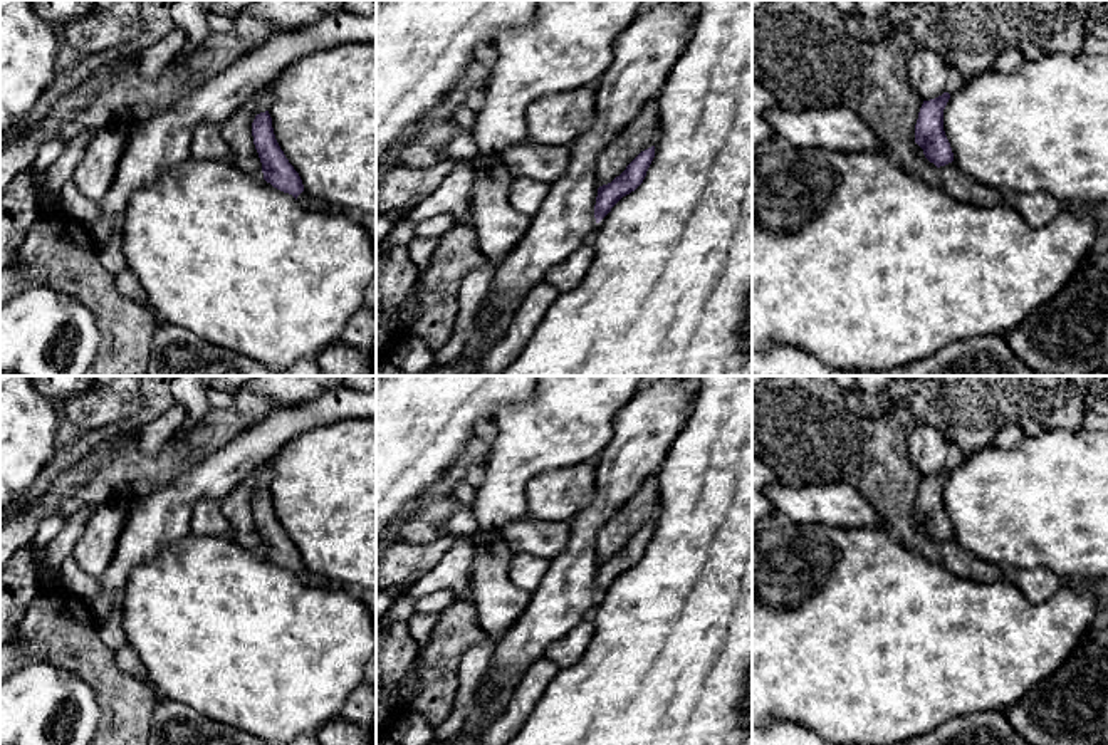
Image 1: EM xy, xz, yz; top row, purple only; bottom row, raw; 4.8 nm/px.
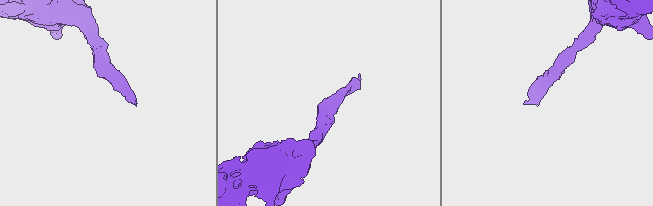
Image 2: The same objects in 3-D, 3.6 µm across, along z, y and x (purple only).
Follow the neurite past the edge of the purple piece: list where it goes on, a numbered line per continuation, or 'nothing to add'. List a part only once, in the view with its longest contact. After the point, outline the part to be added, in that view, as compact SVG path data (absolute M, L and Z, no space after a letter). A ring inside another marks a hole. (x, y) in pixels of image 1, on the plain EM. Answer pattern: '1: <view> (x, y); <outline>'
1: xy (304, 574); M306 565L297 572L297 577L307 586L324 587L324 586L332 584L327 577L314 574Z

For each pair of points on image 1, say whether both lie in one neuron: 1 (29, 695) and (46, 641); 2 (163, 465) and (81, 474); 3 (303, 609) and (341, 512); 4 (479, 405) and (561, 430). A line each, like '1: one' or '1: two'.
1: two
2: two
3: two
4: two

